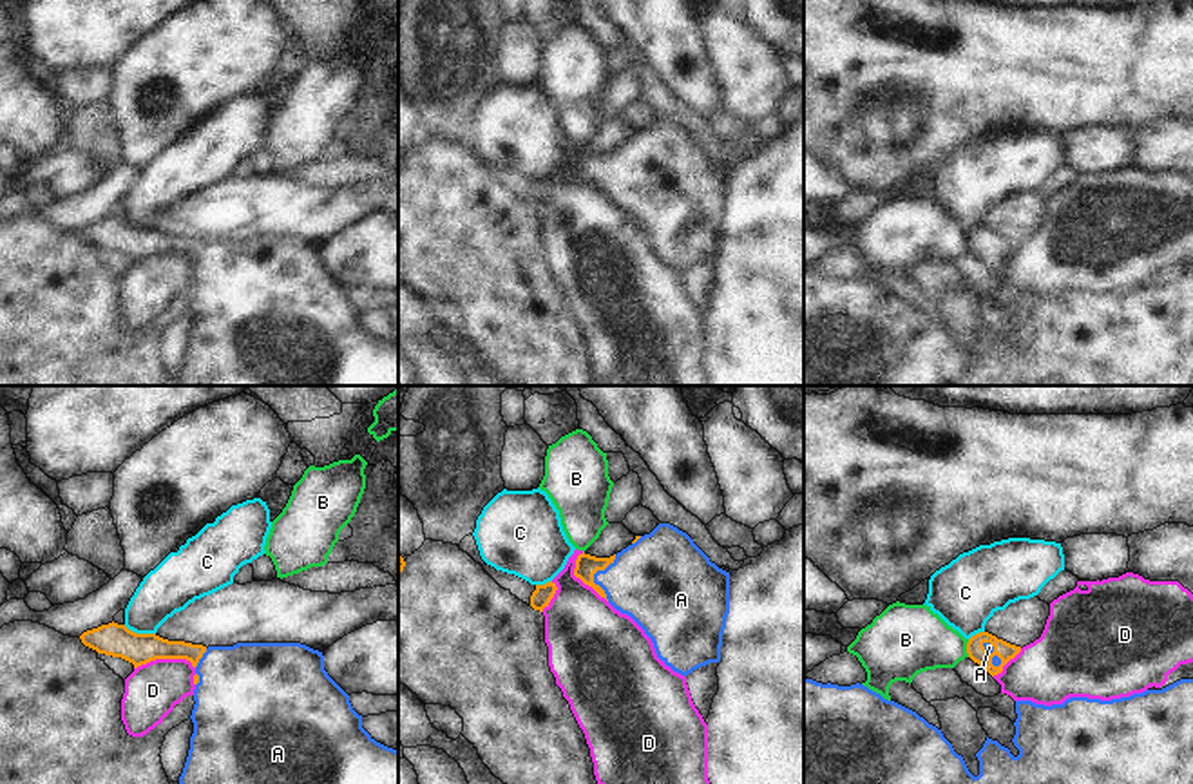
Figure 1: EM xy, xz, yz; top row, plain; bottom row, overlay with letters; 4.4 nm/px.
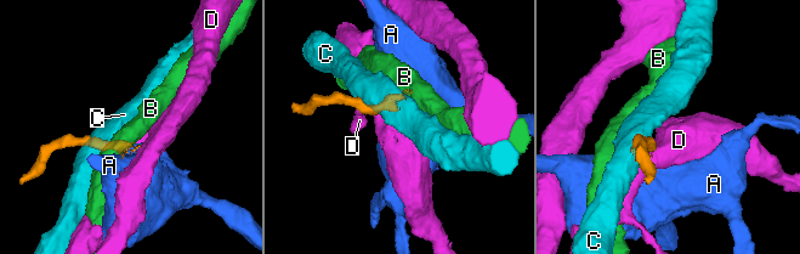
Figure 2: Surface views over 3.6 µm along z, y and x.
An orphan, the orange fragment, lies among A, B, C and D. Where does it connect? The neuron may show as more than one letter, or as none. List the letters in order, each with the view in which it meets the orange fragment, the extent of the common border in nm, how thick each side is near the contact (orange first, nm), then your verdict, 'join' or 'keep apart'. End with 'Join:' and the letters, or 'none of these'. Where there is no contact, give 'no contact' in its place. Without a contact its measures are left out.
A: meets orange in xz; contact 220 nm long; 100 nm thick on the orange side, 360 nm on the other; join
B: meets orange in yz; contact 80 nm long; 80 nm thick on the orange side, 300 nm on the other; keep apart
C: meets orange in xy; contact 150 nm long; 150 nm thick on the orange side, 220 nm on the other; keep apart
D: meets orange in xy; contact 280 nm long; 150 nm thick on the orange side, 240 nm on the other; keep apart
Join: A

